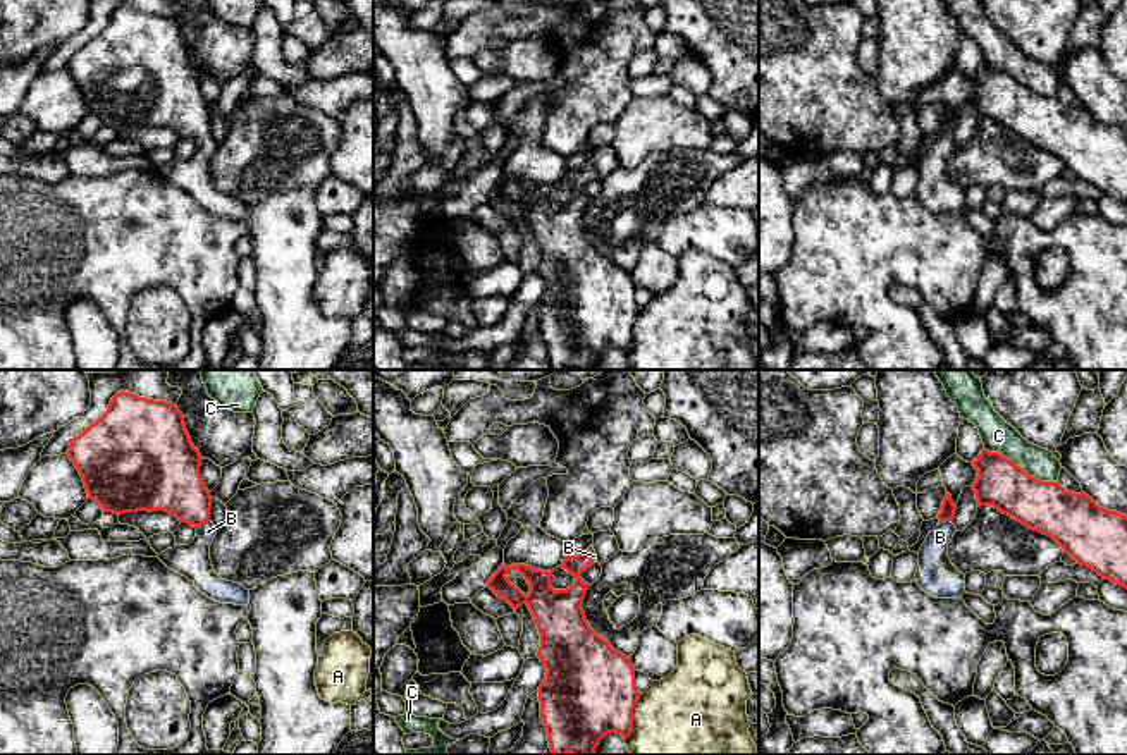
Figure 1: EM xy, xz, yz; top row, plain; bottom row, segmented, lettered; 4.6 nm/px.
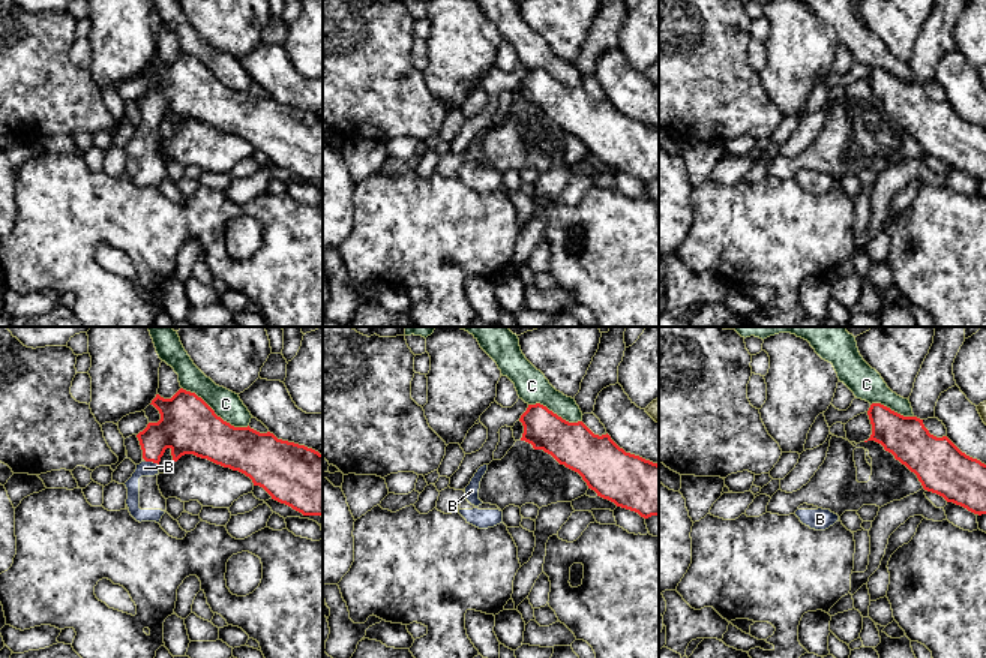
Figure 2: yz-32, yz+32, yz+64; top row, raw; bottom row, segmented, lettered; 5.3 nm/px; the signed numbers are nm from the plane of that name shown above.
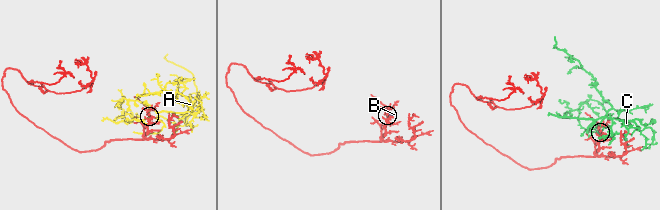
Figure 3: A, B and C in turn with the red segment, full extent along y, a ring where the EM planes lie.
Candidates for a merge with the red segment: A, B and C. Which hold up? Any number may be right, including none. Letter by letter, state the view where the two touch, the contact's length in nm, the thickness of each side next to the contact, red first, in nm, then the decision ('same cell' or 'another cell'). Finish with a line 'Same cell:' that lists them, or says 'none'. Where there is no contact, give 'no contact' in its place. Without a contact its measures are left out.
A: meets red in xz; contact 240 nm long; 440 nm thick on the red side, 480 nm on the other; another cell
B: meets red in xy; contact 80 nm long; 280 nm thick on the red side, 90 nm on the other; same cell
C: meets red in yz; contact 380 nm long; 240 nm thick on the red side, 150 nm on the other; another cell
Same cell: B

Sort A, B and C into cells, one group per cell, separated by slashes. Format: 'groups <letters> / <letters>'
groups A / B / C

